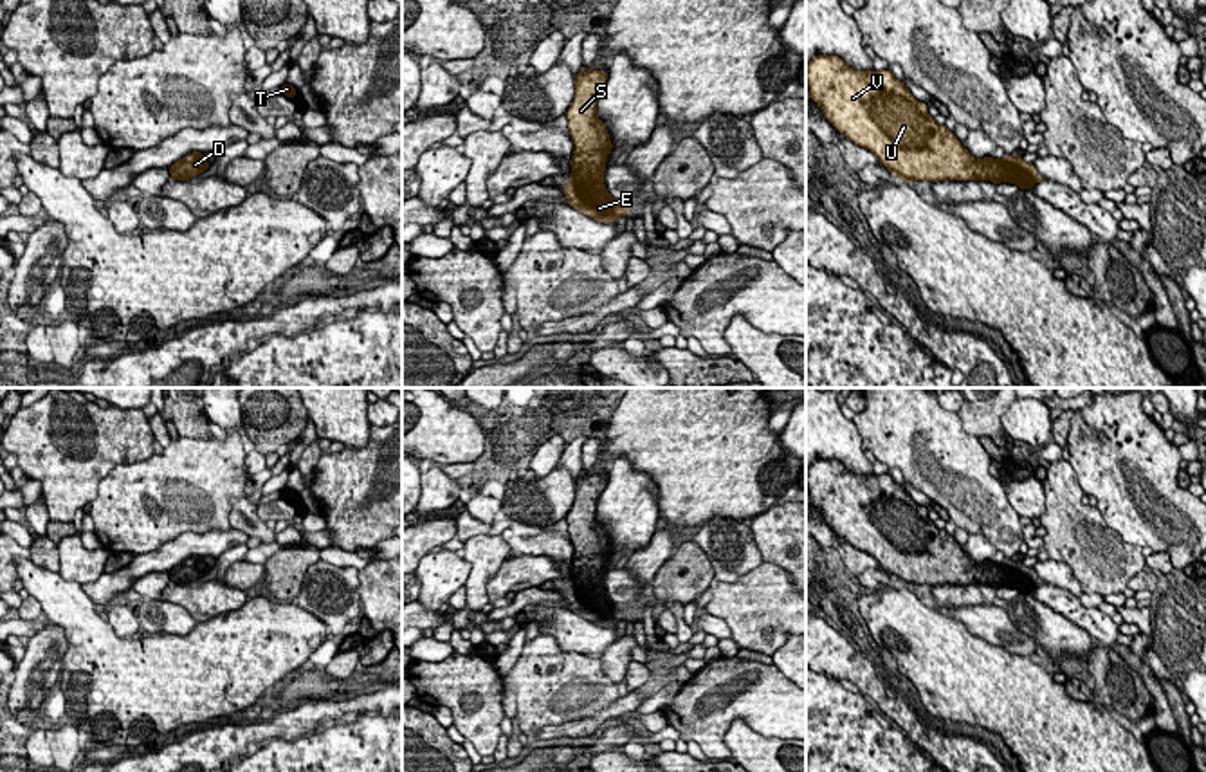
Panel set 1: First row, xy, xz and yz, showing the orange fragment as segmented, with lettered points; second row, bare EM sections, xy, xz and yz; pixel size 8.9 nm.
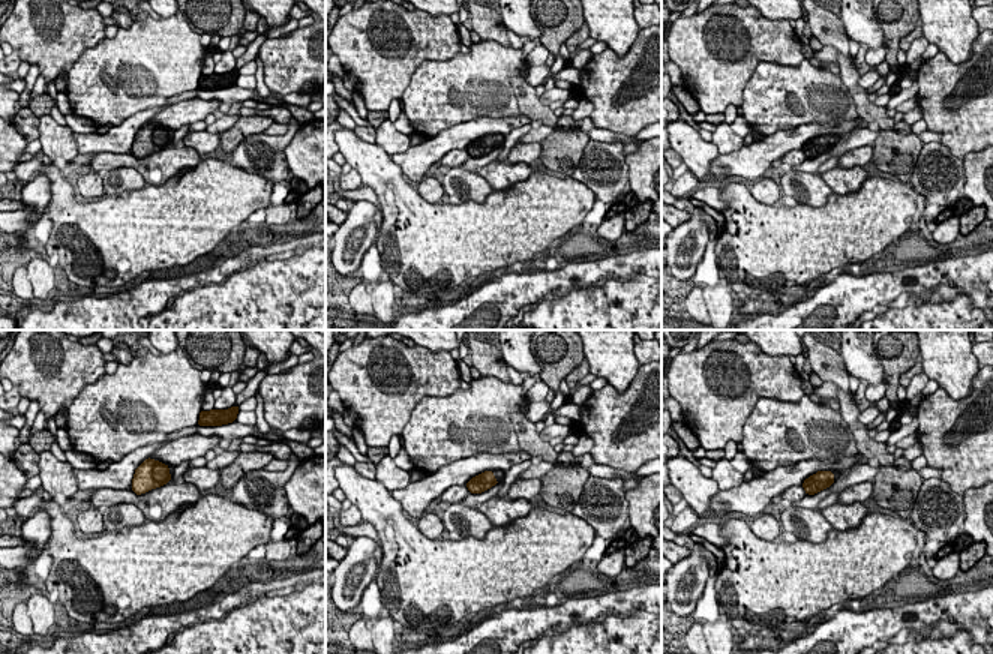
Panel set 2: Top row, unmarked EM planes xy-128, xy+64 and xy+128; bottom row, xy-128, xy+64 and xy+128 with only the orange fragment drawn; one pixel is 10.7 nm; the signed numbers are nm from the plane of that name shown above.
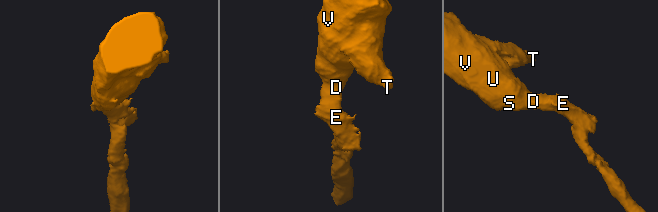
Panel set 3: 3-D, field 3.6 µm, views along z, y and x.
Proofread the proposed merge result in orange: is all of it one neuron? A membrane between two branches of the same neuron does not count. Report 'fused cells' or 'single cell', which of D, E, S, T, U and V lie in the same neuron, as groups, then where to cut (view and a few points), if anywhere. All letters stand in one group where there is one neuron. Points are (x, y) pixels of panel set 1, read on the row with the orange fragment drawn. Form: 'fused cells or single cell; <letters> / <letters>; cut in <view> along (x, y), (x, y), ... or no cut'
single cell; D E S T U V; no cut

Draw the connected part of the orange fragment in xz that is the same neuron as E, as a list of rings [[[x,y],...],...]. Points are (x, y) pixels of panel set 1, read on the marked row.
[[[582,70],[575,76],[575,96],[566,112],[575,150],[570,161],[570,184],[562,188],[568,206],[597,222],[615,222],[631,213],[613,198],[604,184],[606,159],[613,150],[606,124],[597,117],[597,99],[608,79],[606,70]]]

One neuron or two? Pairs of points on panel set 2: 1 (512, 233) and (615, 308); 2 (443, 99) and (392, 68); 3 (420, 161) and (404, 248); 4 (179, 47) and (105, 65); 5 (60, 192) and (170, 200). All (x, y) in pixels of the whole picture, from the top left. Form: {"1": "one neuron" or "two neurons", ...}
{"1": "two neurons", "2": "two neurons", "3": "two neurons", "4": "one neuron", "5": "one neuron"}

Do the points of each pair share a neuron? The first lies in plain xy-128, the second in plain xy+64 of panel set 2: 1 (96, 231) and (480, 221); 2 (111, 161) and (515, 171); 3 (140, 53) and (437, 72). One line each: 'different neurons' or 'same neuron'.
1: same neuron
2: same neuron
3: same neuron

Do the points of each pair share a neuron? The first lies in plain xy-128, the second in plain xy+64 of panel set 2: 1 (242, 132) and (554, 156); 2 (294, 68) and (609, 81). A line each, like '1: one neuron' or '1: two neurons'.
1: one neuron
2: one neuron

